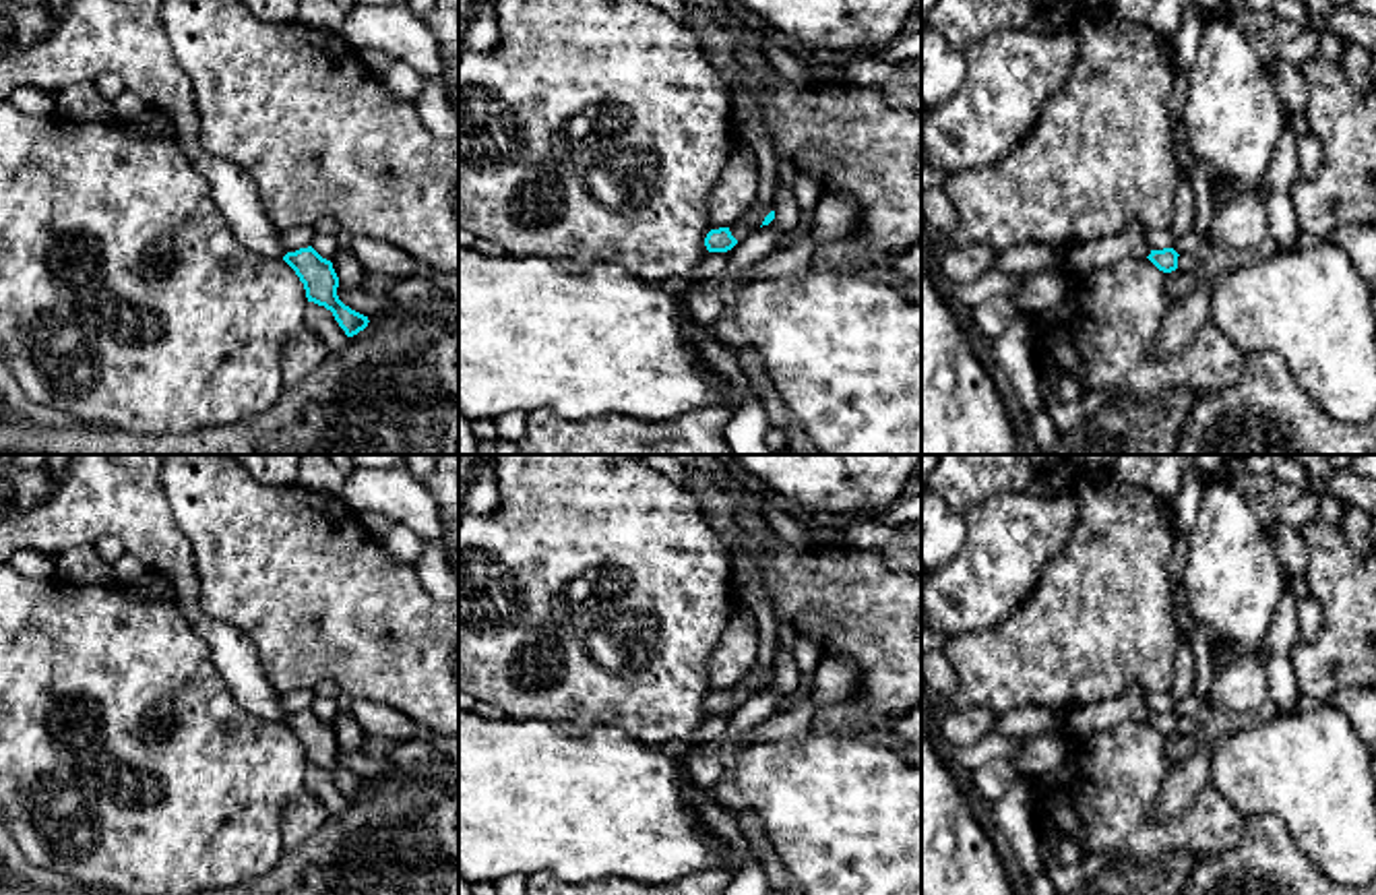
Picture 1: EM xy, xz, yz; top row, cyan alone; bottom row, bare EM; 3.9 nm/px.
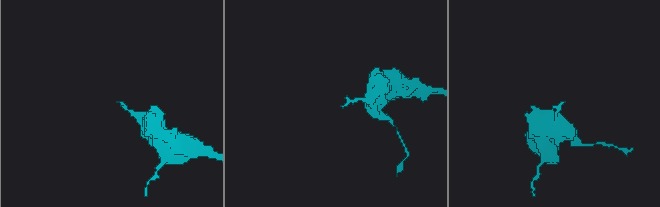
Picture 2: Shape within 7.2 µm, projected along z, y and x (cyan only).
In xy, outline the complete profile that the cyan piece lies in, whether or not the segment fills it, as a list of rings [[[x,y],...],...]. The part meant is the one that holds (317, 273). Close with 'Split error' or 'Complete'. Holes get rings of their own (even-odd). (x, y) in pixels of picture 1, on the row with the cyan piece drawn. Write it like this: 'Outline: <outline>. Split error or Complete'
Outline: [[[312,246],[287,252],[283,260],[295,271],[295,275],[304,283],[308,302],[331,310],[347,337],[353,337],[368,327],[368,316],[351,310],[339,300],[339,277],[331,260],[322,258]]]. Complete

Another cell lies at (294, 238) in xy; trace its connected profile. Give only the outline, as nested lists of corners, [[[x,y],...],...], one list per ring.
[[[314,227],[281,229],[281,244],[287,252],[295,252],[300,248],[312,246],[314,236],[316,236]]]

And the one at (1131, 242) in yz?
[[[1128,223],[1109,238],[1068,246],[1066,267],[1078,273],[1099,271],[1118,260],[1147,258],[1149,254],[1151,246],[1147,244],[1147,229],[1136,223]]]

